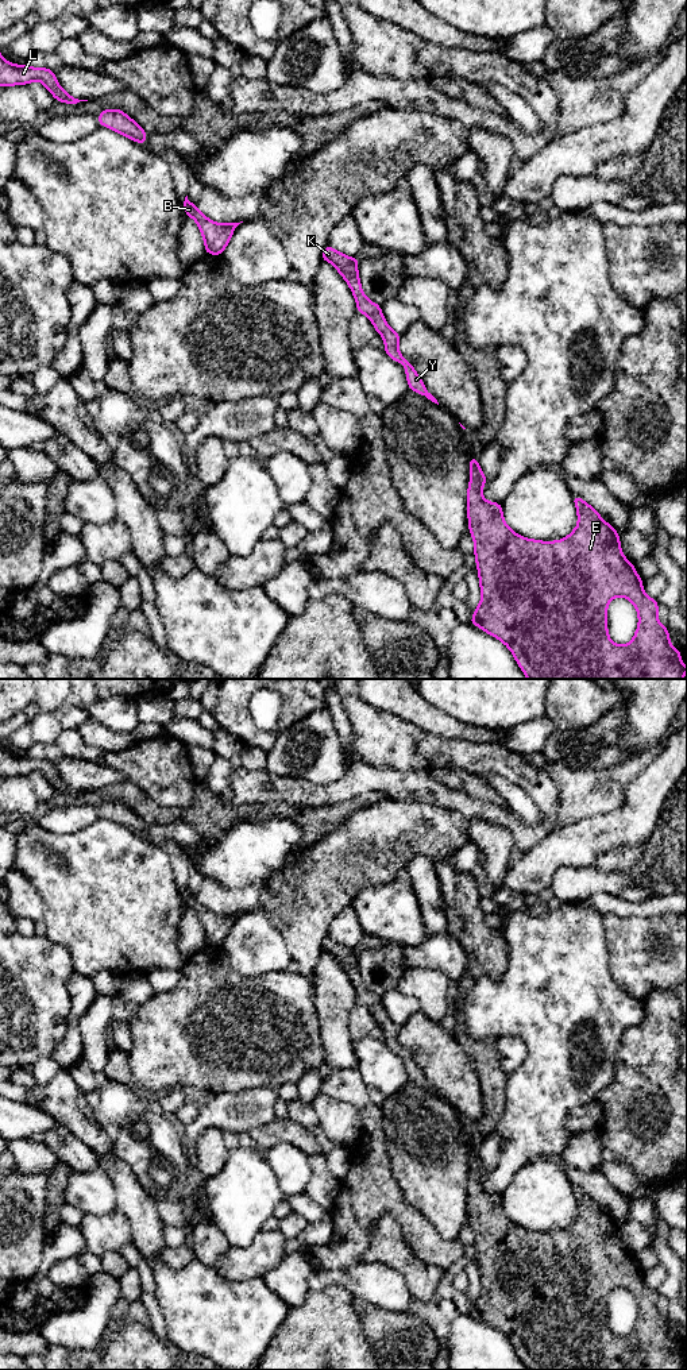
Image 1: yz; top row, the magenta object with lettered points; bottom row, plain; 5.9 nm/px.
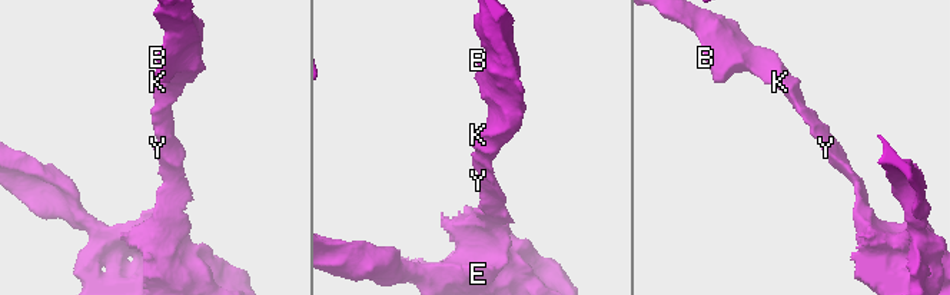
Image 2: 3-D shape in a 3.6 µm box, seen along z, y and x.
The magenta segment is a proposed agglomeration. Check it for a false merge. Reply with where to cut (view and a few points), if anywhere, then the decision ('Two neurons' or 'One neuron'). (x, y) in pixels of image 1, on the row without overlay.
No split. One neuron

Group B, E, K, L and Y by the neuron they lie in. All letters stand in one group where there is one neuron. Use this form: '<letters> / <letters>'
B E K L Y

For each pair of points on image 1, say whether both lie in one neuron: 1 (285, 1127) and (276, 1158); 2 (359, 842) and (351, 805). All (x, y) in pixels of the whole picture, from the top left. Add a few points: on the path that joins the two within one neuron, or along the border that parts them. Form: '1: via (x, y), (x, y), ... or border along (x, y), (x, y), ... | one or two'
1: border along (263, 1152), (278, 1143), (290, 1142), (308, 1156) | two
2: border along (382, 801), (358, 809), (328, 833) | two

